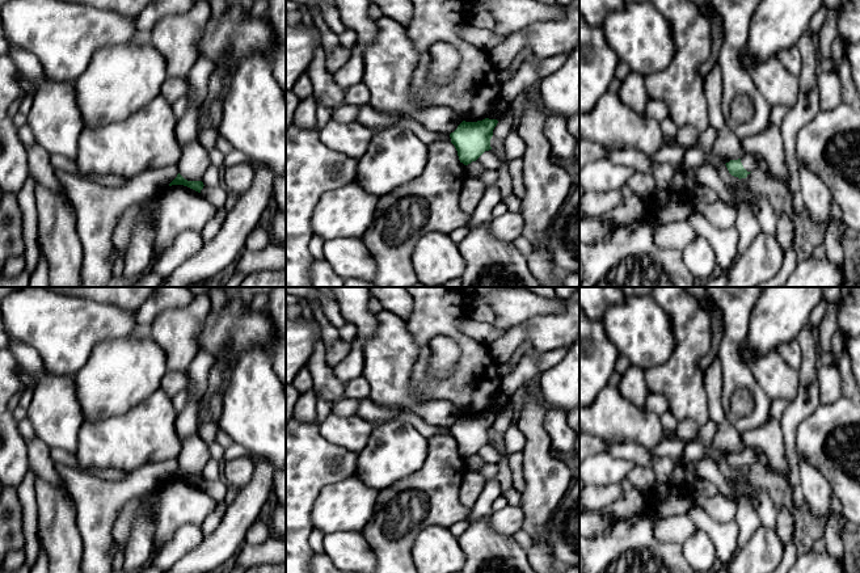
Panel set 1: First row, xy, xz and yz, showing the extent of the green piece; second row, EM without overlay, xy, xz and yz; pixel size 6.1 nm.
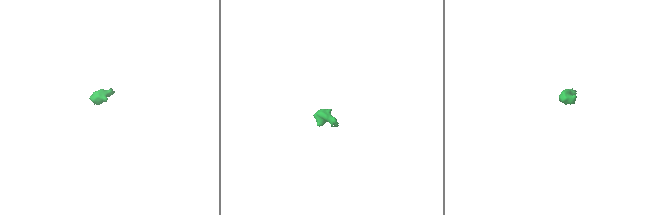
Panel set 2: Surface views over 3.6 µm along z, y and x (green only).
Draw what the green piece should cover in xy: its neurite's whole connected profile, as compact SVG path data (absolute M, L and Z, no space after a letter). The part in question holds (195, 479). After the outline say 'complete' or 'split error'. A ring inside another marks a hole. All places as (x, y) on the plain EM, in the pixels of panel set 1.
M180 467L177 468L177 471L169 477L169 480L172 479L184 479L187 480L198 486L201 486L201 484L203 483L203 476L202 475L187 475L185 473Z | complete

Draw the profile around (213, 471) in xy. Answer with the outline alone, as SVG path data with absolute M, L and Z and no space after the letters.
M210 459L203 469L202 476L205 480L210 480L210 481L220 479L222 477L222 463L215 459Z

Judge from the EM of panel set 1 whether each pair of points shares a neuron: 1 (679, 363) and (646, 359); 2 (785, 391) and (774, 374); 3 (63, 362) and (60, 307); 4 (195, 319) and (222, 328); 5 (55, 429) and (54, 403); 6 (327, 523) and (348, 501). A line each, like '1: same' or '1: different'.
1: different
2: same
3: same
4: different
5: same
6: same

